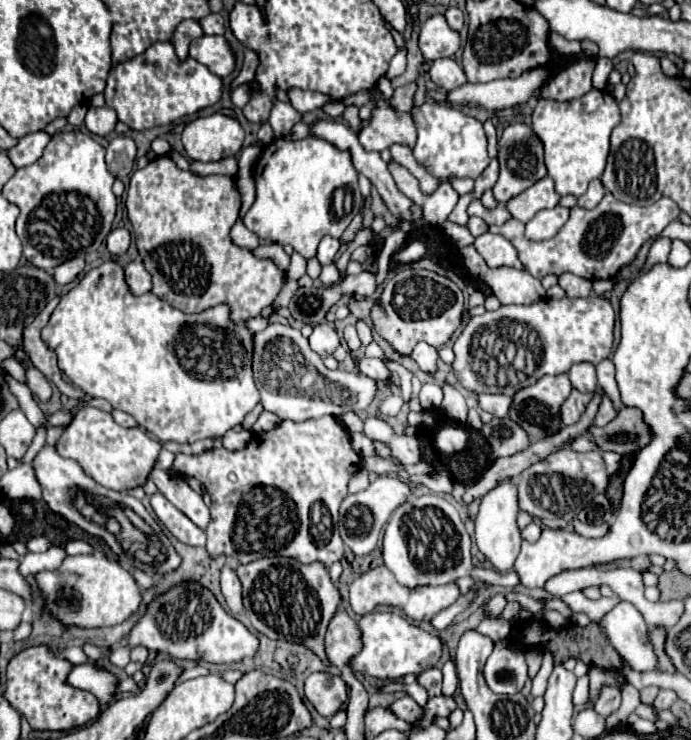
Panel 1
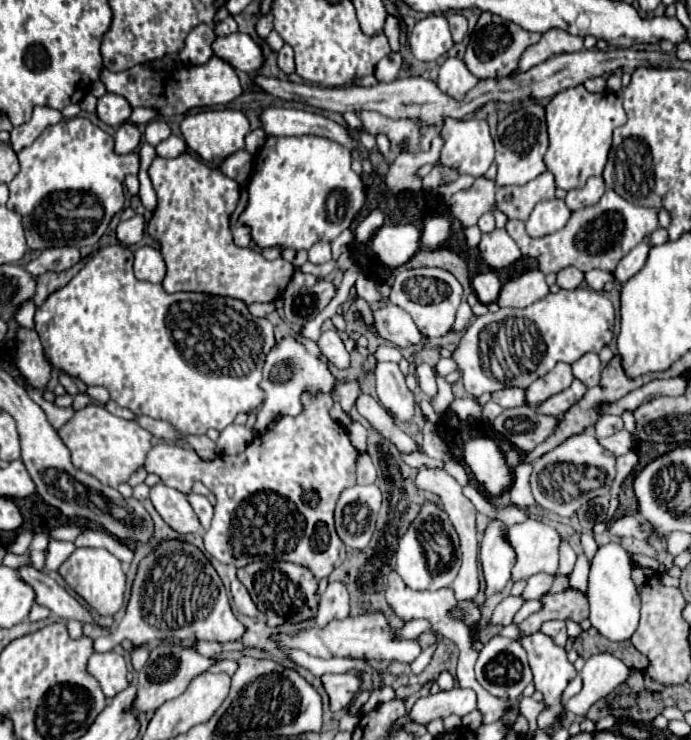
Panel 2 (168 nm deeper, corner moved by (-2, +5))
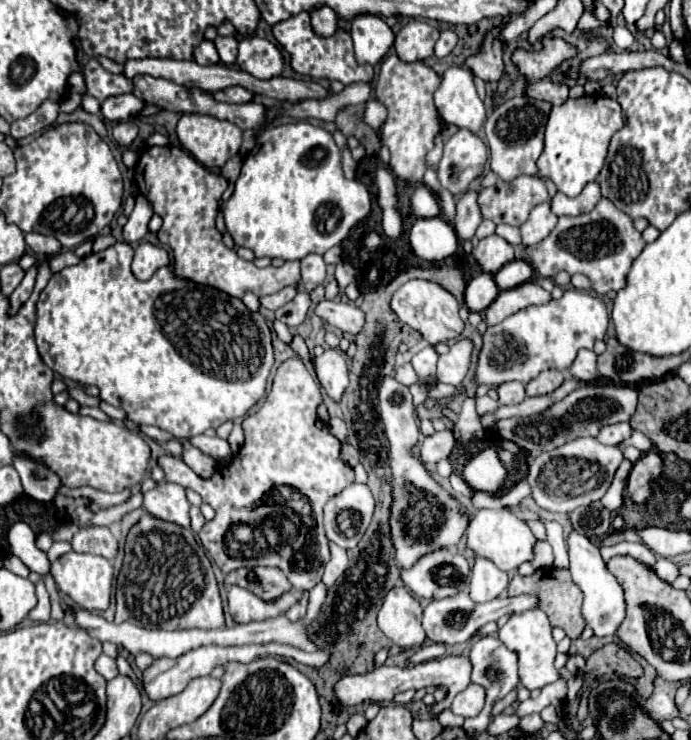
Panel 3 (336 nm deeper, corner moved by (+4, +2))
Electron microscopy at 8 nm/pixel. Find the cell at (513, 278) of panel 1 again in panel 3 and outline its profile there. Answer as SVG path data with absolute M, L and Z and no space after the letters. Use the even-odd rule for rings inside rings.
M535 281L523 283L521 287L509 291L501 291L499 297L485 309L487 327L501 323L505 317L517 313L519 309L525 309L529 305L543 305L549 301L551 301L551 293L541 289L541 285Z

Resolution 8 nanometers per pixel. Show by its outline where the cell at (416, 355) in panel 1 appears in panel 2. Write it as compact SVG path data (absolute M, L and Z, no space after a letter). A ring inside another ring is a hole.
M387 304L385 308L375 310L375 326L383 340L389 340L399 348L419 346L423 342L423 334L415 322L399 306Z

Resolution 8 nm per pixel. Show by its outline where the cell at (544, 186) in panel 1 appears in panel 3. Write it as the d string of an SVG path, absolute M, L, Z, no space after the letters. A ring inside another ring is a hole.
M521 175L509 183L499 181L497 185L481 189L477 195L477 205L481 207L483 219L491 219L497 225L507 223L515 227L523 225L529 211L543 201L549 201L549 193L537 175Z

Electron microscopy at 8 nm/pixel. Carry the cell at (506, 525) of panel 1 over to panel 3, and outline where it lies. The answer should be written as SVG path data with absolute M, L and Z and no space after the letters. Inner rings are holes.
M477 557L471 571L471 599L477 603L499 597L509 585L509 577L489 559Z

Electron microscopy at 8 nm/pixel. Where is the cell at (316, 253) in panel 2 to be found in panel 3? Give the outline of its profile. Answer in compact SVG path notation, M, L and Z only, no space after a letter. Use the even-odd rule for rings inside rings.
M307 255L301 259L301 287L305 291L313 291L325 279L325 261L321 255Z

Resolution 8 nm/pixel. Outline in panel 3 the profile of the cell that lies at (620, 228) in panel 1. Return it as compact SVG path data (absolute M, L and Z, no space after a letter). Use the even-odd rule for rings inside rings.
M603 197L591 213L579 217L559 217L551 235L533 247L527 247L527 253L531 251L531 265L537 275L555 277L559 271L567 271L569 275L583 273L591 279L591 289L605 295L625 287L631 263L643 247L645 241L641 233L635 231L633 219Z

